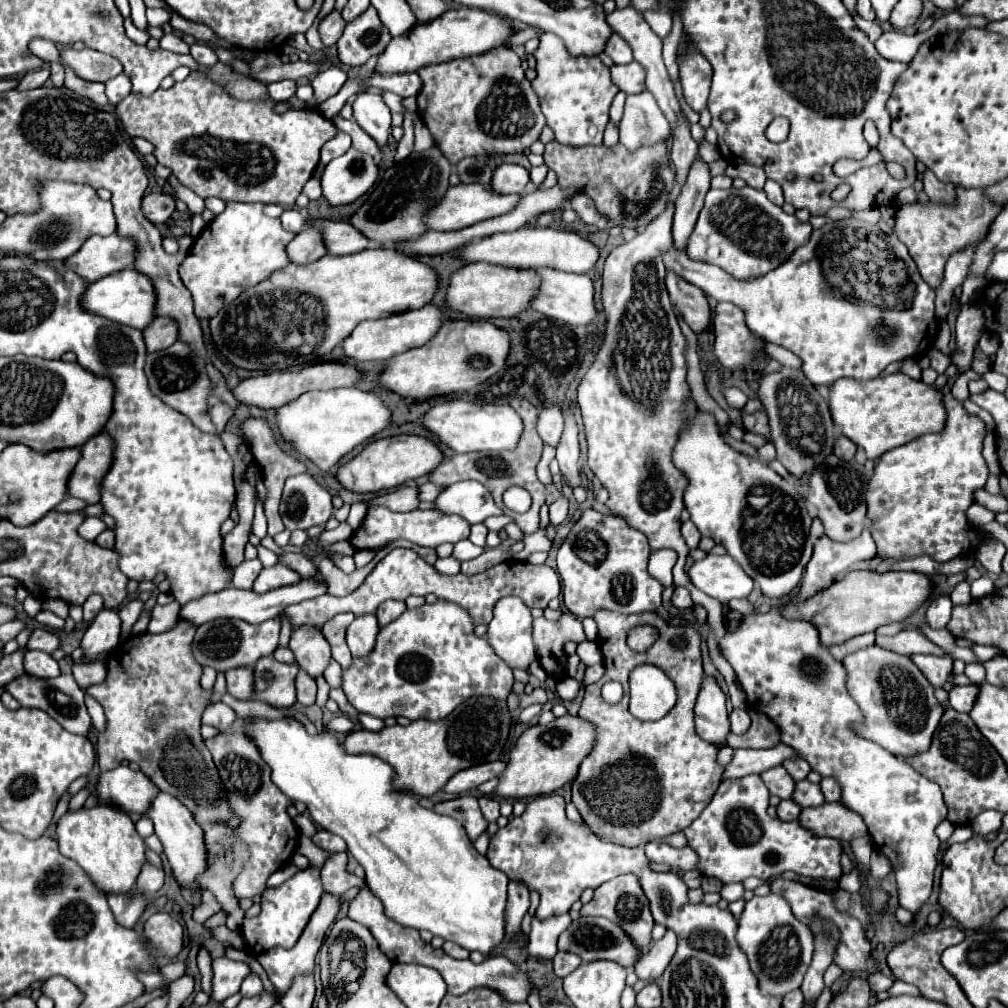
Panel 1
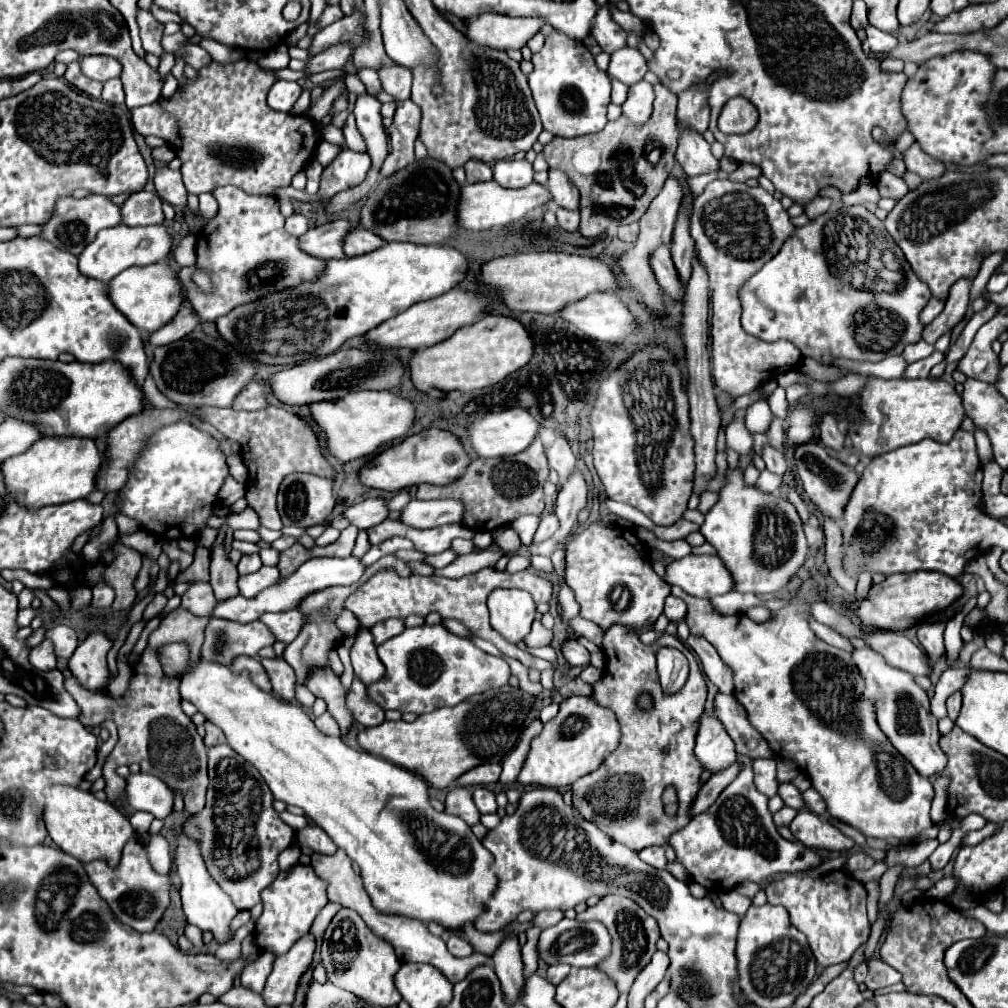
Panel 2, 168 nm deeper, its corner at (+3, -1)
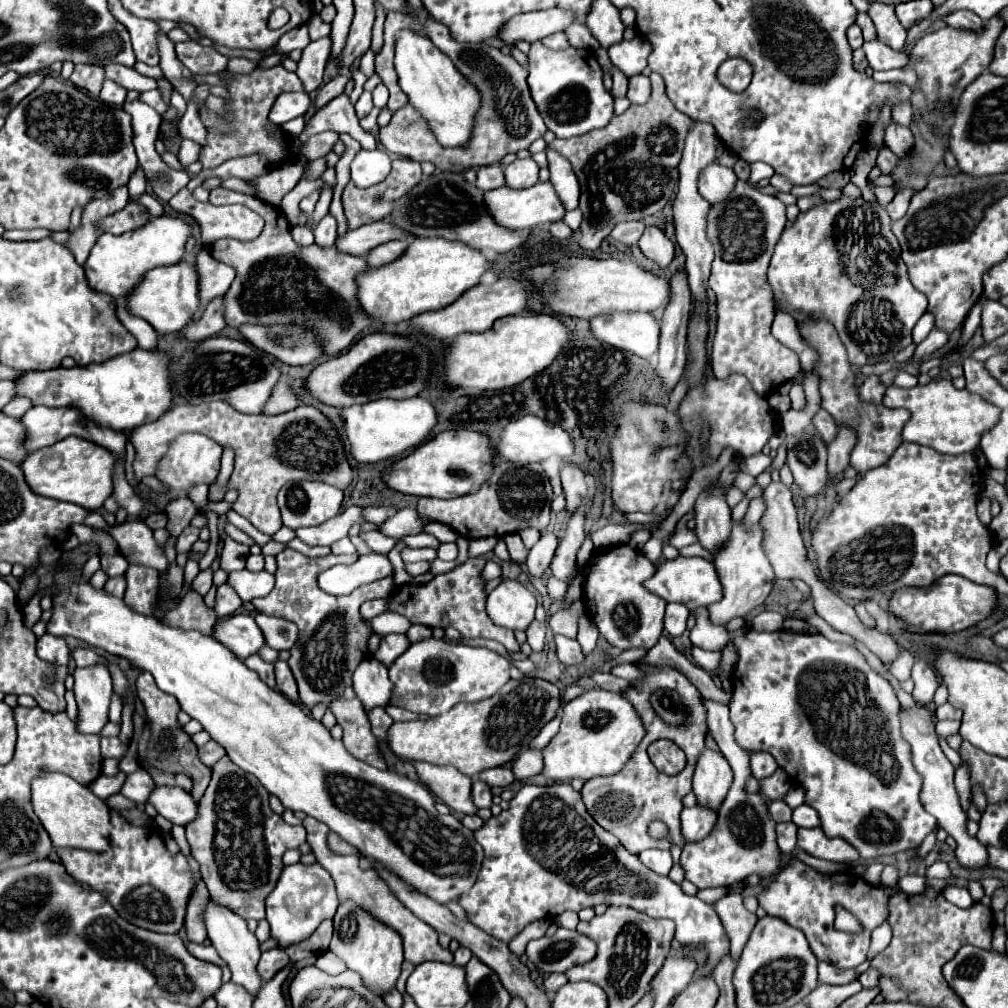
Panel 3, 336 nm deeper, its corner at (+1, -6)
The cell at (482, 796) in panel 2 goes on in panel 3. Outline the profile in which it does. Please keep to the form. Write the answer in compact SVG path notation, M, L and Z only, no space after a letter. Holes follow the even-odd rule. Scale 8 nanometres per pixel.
M479 779L473 781L471 795L473 795L473 803L477 807L491 807L493 805L493 801L491 801L491 787L487 783L479 781Z

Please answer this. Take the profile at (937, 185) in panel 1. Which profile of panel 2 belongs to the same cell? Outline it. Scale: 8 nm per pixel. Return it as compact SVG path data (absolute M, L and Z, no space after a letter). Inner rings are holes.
M913 144L913 146L903 154L903 158L905 158L907 170L919 174L923 180L935 180L935 178L939 178L941 174L945 174L945 170L947 170L945 164L941 164L941 162L933 160L931 156L927 156L917 144Z

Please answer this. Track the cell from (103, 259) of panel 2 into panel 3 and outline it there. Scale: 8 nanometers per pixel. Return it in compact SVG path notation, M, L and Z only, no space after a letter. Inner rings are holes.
M171 215L153 217L143 227L139 227L135 231L127 231L123 235L105 233L97 239L97 243L91 249L91 255L85 263L87 281L95 291L125 299L143 281L143 275L149 269L179 263L185 253L185 245L187 245L189 237L191 237L191 225L187 221L183 221L179 217L171 217Z

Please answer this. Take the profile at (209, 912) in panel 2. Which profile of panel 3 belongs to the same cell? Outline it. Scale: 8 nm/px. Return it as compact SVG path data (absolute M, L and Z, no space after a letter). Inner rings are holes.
M209 901L207 909L205 909L205 925L207 925L207 933L209 933L213 947L217 949L217 953L221 955L221 959L227 963L227 967L231 971L231 983L241 985L251 995L257 995L263 985L261 975L257 975L257 961L261 957L261 949L259 949L257 937L253 933L249 933L245 919L235 915L233 911Z

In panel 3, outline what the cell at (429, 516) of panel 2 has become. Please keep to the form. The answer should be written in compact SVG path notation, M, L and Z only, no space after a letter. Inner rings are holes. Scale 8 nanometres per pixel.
M401 509L393 517L389 517L385 523L381 523L377 527L377 531L381 531L387 537L401 539L401 537L407 537L407 535L419 533L425 523L427 521L419 519L419 513L415 509Z

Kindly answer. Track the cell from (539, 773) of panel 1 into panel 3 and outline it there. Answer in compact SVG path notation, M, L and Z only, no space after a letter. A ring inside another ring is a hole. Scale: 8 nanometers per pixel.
M599 687L589 689L563 707L561 729L543 751L543 775L557 783L571 781L575 777L589 781L597 775L613 775L625 767L643 735L645 727L635 707L623 695Z

